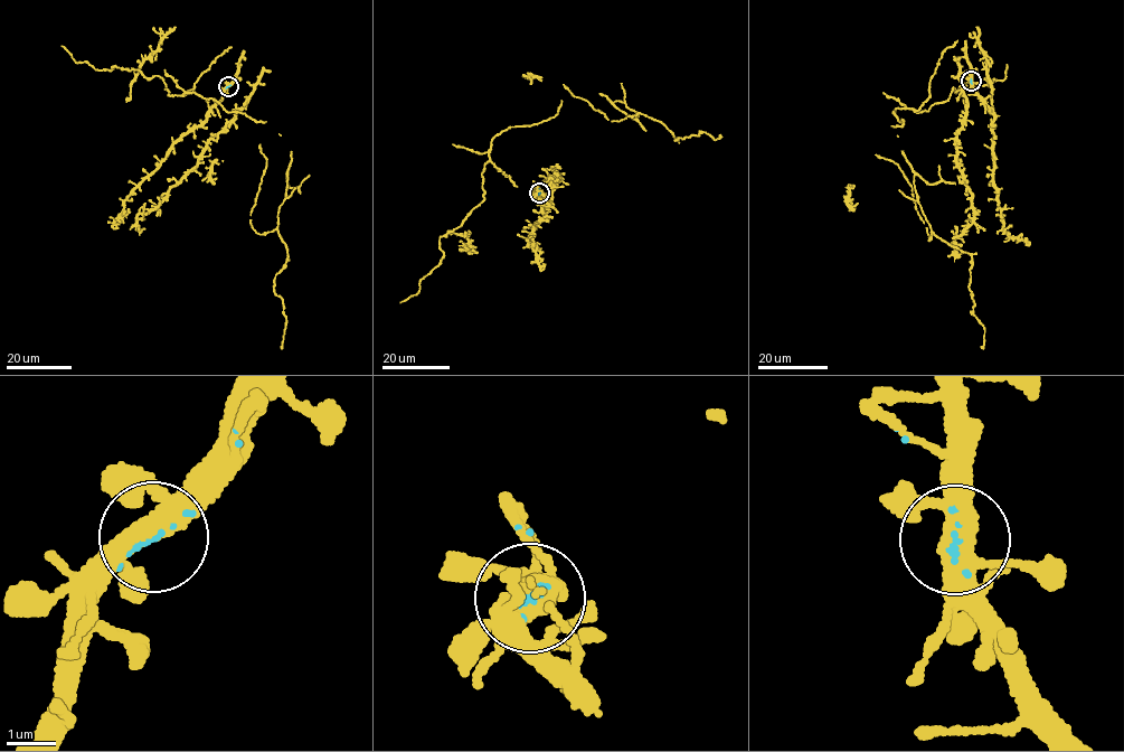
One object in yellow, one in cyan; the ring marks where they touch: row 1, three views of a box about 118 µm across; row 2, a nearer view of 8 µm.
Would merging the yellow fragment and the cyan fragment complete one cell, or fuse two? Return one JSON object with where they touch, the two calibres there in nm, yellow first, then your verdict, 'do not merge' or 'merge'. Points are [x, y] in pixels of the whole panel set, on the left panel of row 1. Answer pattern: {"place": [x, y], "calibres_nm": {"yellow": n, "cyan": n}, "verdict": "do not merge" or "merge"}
{"place": [228, 86], "calibres_nm": {"yellow": 400, "cyan": 100}, "verdict": "merge"}

